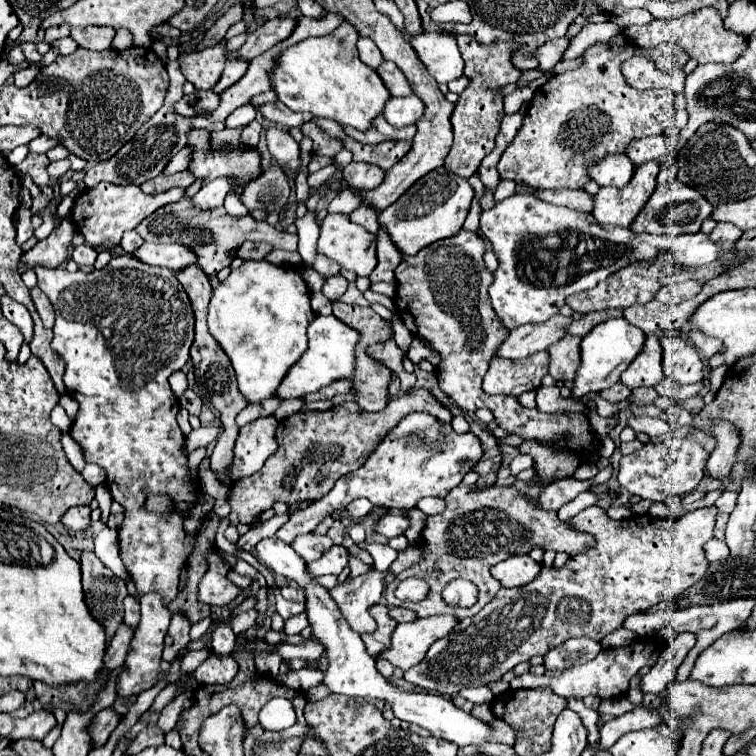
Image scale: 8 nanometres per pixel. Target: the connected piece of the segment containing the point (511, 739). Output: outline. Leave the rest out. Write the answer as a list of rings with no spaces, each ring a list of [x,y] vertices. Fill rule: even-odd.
[[[495,719],[491,725],[493,725],[493,729],[495,729],[491,741],[497,741],[497,743],[501,741],[501,743],[507,743],[507,745],[513,745],[513,743],[515,743],[515,733],[513,733],[513,729],[511,729],[505,721]]]

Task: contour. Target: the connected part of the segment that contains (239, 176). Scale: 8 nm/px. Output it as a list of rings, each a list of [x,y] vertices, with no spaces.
[[[193,129],[193,131],[187,133],[187,147],[191,147],[191,161],[189,161],[187,169],[195,175],[197,181],[209,183],[211,179],[217,179],[217,177],[229,177],[233,187],[243,189],[249,181],[257,179],[263,173],[261,153],[259,153],[257,147],[245,147],[245,145],[231,147],[231,145],[225,145],[223,149],[215,151],[213,141],[211,141],[211,133],[203,131],[203,129]]]

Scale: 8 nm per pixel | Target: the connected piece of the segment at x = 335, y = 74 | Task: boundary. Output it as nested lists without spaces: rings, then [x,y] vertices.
[[[343,23],[327,37],[317,37],[317,39],[311,37],[287,49],[279,59],[279,67],[273,71],[273,89],[279,93],[279,101],[285,103],[293,111],[301,111],[301,113],[307,111],[315,117],[327,117],[341,125],[355,127],[359,131],[371,129],[373,119],[383,113],[391,95],[385,83],[381,81],[381,77],[371,67],[361,63],[357,47],[355,47],[357,39],[359,39],[357,29],[351,23]]]

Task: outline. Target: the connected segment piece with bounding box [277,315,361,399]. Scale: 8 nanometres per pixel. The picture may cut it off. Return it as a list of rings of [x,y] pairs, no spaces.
[[[317,315],[315,321],[309,325],[309,347],[305,355],[289,369],[289,375],[285,375],[277,397],[291,399],[291,397],[305,397],[307,393],[315,393],[333,381],[339,379],[353,379],[355,377],[355,345],[359,343],[361,333],[357,333],[353,327],[339,321],[335,315],[323,317]]]

